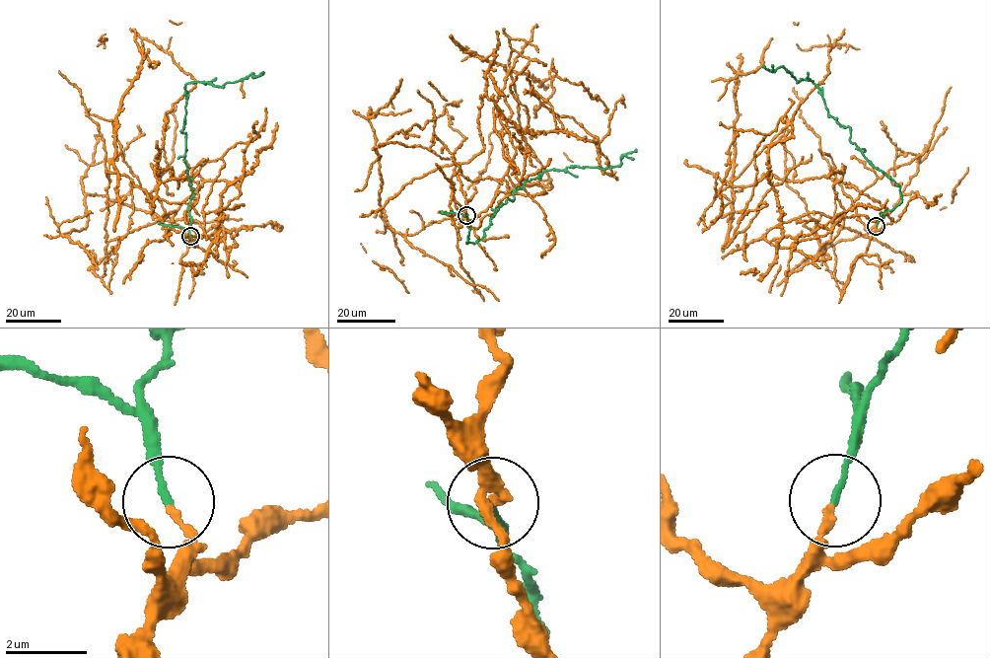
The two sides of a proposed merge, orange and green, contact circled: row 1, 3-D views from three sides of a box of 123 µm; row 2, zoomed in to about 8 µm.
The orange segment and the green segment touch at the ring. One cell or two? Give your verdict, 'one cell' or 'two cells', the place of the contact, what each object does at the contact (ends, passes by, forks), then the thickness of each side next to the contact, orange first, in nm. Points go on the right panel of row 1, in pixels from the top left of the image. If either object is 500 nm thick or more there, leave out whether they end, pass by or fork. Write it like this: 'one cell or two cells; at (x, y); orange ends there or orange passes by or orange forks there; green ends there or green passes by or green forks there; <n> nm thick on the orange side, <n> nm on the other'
one cell; at (876, 226); orange ends there; green ends there; 180 nm thick on the orange side, 160 nm on the other

